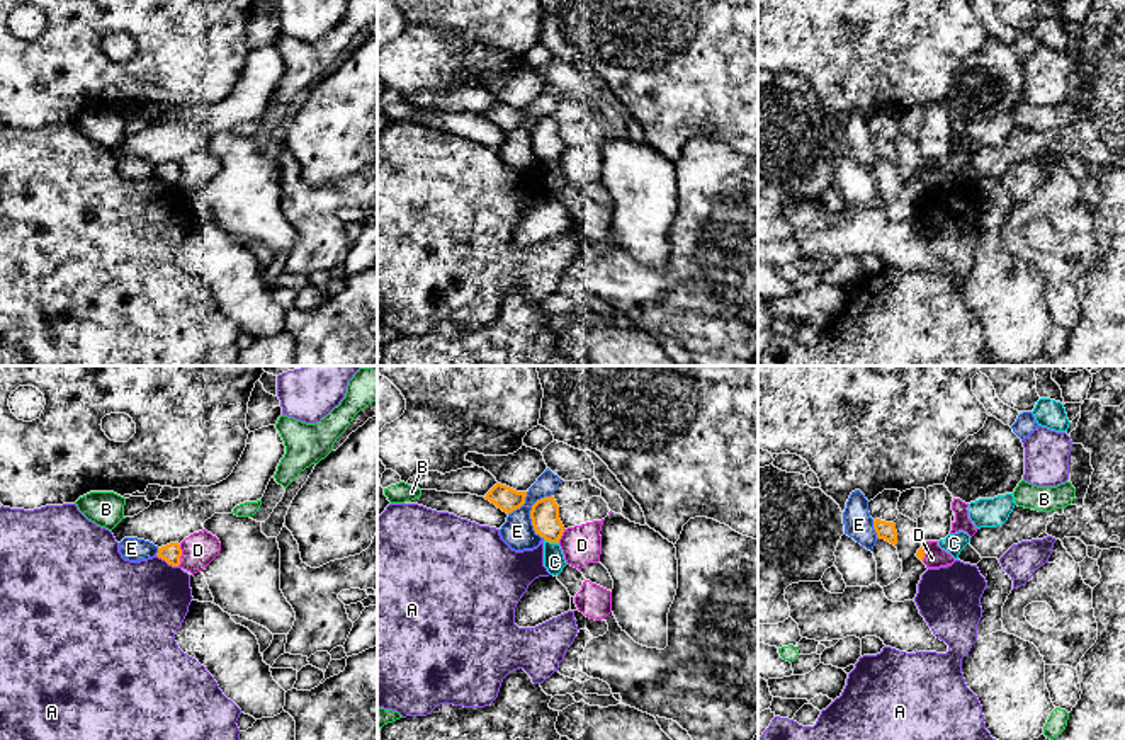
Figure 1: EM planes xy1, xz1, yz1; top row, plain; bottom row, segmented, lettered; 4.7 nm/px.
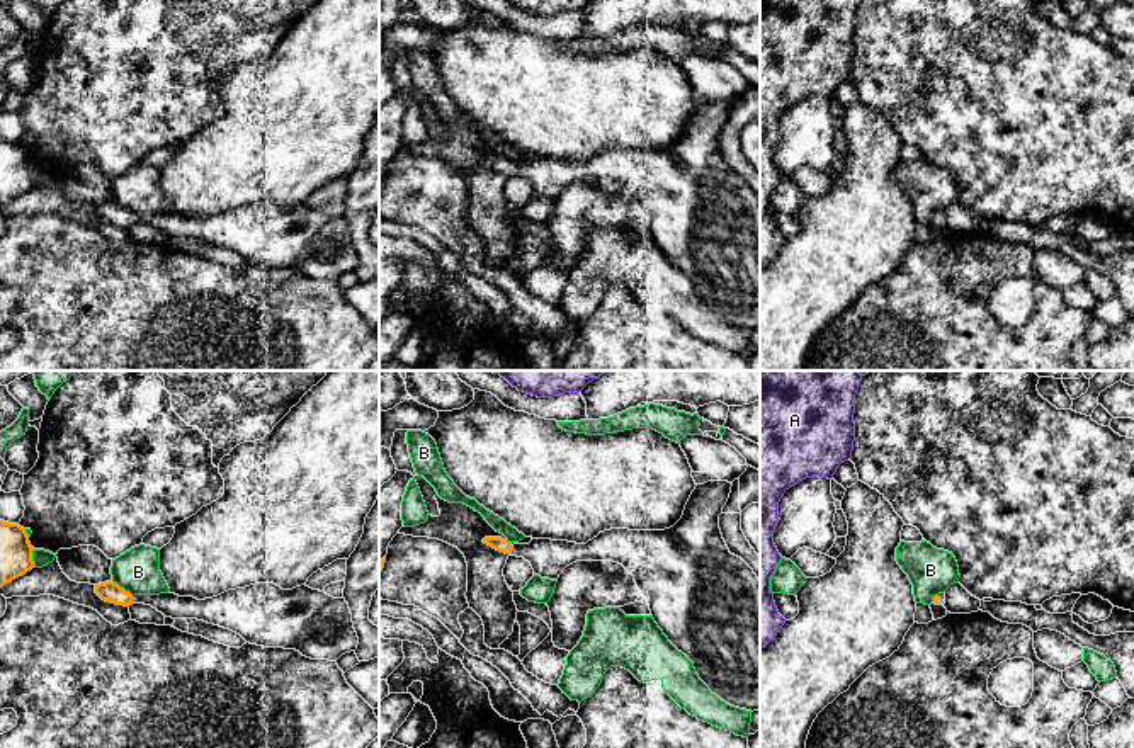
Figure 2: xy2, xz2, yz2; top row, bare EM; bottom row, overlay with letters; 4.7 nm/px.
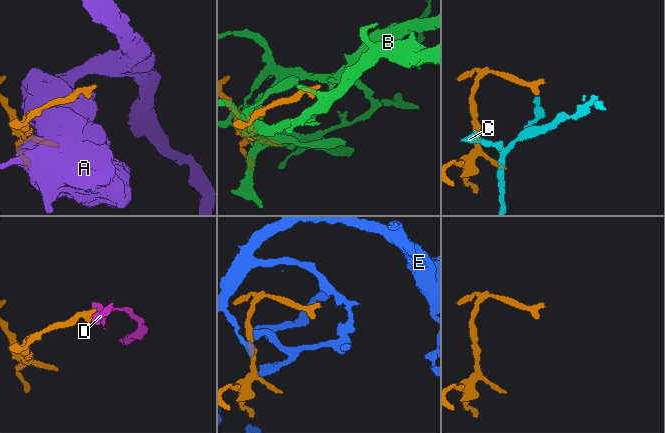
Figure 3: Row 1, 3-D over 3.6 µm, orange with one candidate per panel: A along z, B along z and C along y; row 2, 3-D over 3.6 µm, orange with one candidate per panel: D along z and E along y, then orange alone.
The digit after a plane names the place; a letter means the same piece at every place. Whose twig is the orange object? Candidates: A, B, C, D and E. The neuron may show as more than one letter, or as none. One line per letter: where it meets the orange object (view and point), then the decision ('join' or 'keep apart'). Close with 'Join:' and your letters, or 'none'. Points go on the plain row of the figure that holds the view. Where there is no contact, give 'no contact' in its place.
A: contact xy1 (167, 181); keep apart
B: contact xy2 (123, 208); keep apart
C: contact xz1 (551, 160); keep apart
D: contact xy1 (180, 174); keep apart
E: contact xz1 (531, 131); keep apart
Join: none

